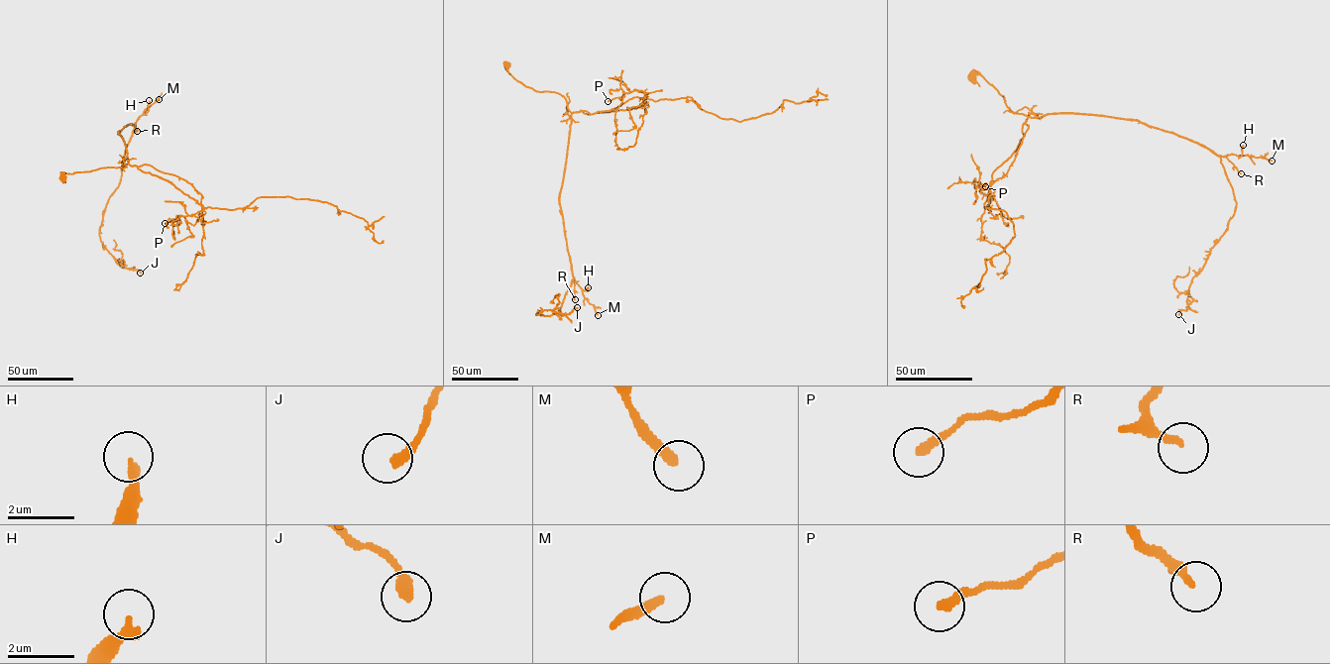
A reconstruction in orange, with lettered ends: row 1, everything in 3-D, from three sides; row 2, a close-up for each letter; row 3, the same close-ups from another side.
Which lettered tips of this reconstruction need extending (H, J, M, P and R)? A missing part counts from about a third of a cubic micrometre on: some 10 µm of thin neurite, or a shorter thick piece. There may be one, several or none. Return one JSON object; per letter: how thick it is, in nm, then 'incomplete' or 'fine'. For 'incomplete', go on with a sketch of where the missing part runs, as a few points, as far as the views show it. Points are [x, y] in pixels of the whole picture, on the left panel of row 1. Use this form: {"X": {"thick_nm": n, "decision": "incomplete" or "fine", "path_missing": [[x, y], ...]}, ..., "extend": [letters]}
{"H": {"thick_nm": 280, "decision": "fine"}, "J": {"thick_nm": 320, "decision": "fine"}, "M": {"thick_nm": 280, "decision": "fine"}, "P": {"thick_nm": 280, "decision": "incomplete"}, "R": {"thick_nm": 190, "decision": "fine"}, "extend": ["P"]}

